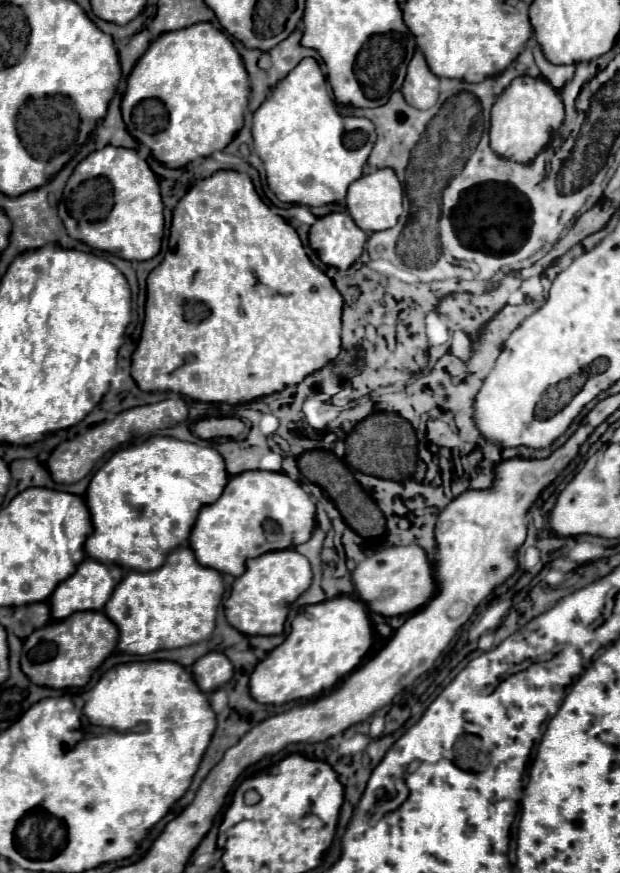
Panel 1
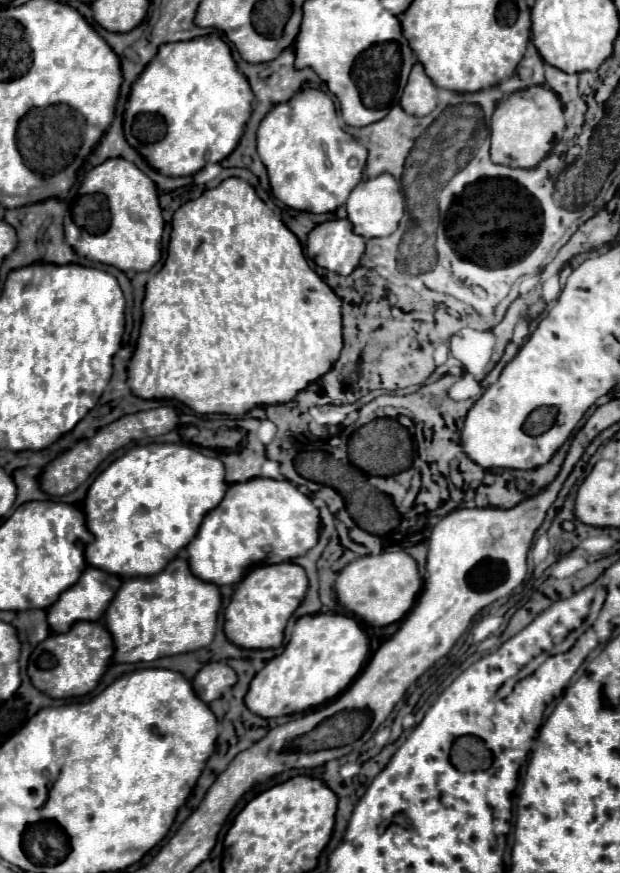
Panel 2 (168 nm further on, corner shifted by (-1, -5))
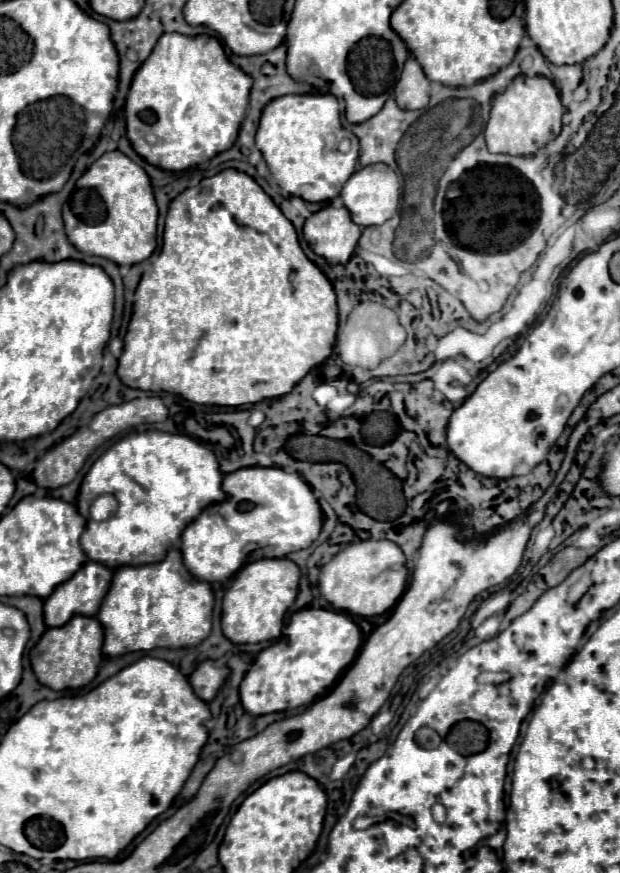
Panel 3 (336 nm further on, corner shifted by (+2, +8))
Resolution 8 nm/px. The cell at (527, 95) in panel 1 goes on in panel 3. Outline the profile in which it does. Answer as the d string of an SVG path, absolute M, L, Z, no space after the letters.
M517 76L505 92L493 98L491 118L485 126L485 142L489 152L511 156L531 156L561 132L561 116L565 108L559 92L545 76Z

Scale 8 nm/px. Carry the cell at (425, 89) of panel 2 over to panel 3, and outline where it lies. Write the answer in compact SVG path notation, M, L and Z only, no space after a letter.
M409 56L397 82L395 100L403 110L421 110L429 104L429 78L413 56Z

